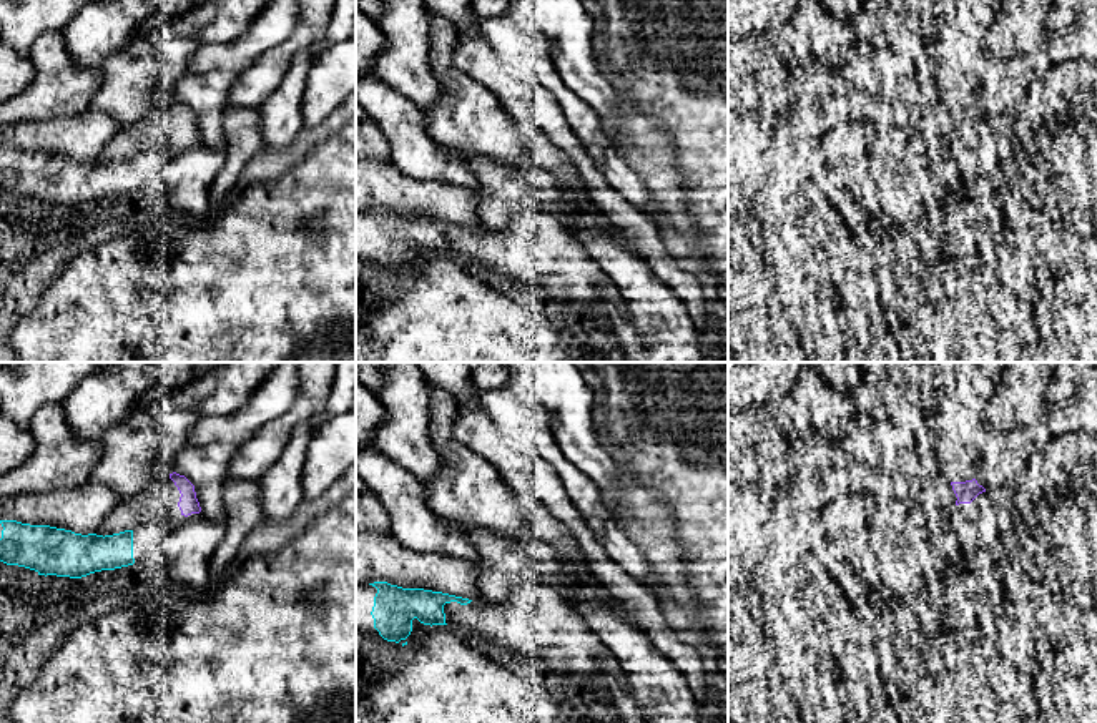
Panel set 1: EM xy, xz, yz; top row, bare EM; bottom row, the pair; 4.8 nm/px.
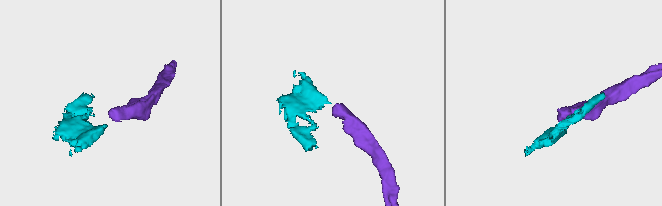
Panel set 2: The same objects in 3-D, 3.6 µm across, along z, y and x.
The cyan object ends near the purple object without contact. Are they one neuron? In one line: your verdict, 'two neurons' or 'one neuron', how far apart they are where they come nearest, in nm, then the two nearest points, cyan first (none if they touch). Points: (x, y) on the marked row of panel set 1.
two neurons; 260 nm apart; from cyan across xy (132, 531), (182, 514)

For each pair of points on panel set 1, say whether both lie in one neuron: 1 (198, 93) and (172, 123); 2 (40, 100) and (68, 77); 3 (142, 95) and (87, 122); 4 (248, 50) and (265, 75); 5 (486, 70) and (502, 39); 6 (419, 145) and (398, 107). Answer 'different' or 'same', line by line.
1: different
2: same
3: different
4: different
5: different
6: same

